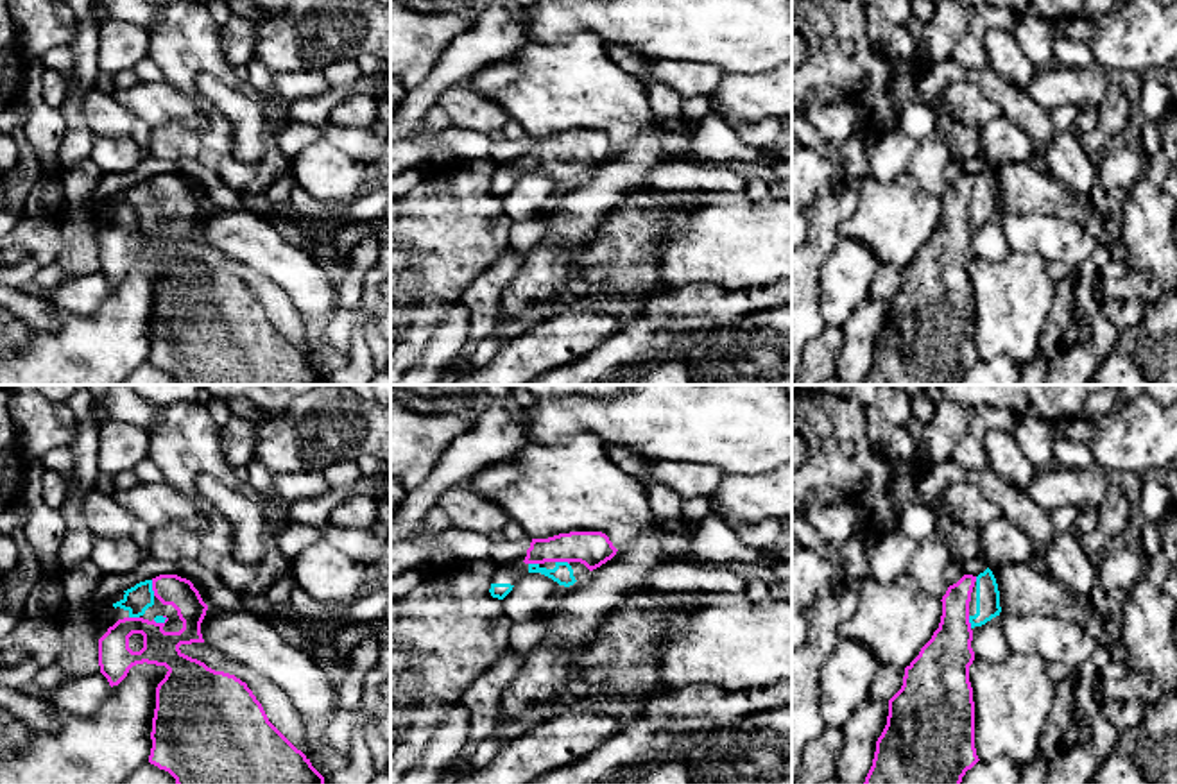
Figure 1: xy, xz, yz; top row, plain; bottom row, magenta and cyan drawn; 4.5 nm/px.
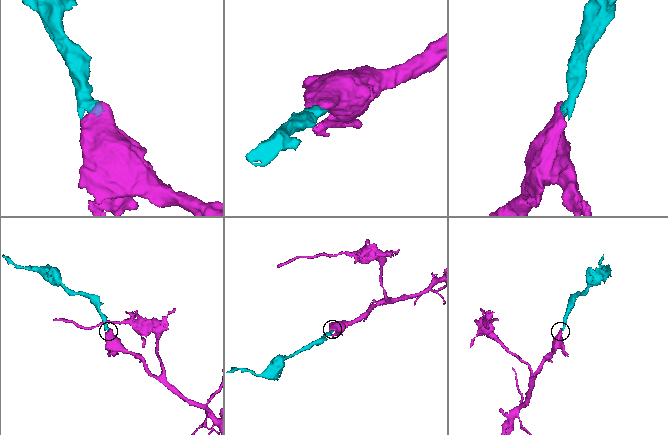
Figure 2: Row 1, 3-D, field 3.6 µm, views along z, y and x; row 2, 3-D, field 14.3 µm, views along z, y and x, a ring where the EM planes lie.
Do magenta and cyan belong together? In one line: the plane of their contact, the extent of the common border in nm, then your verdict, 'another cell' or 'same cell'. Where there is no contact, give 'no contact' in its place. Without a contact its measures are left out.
contact in xy; length 70 nm; same cell

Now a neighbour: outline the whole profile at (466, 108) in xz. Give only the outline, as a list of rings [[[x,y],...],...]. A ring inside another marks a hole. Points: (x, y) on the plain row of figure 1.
[[[469,79],[450,86],[439,104],[455,127],[473,132],[498,132],[511,120],[509,113],[469,88]]]

